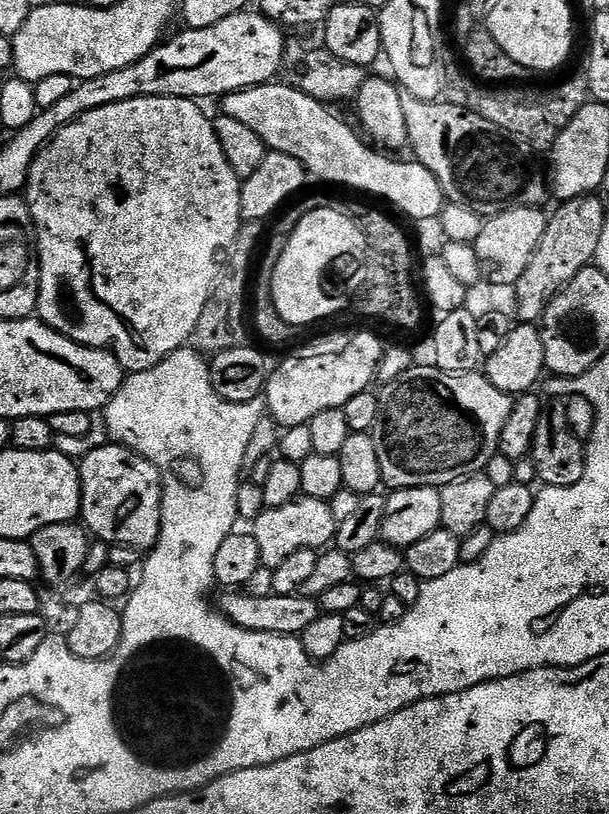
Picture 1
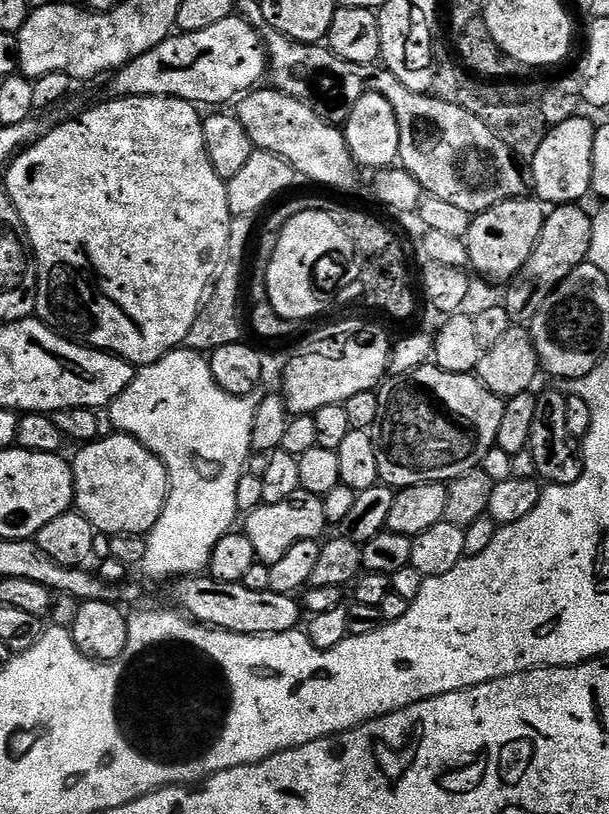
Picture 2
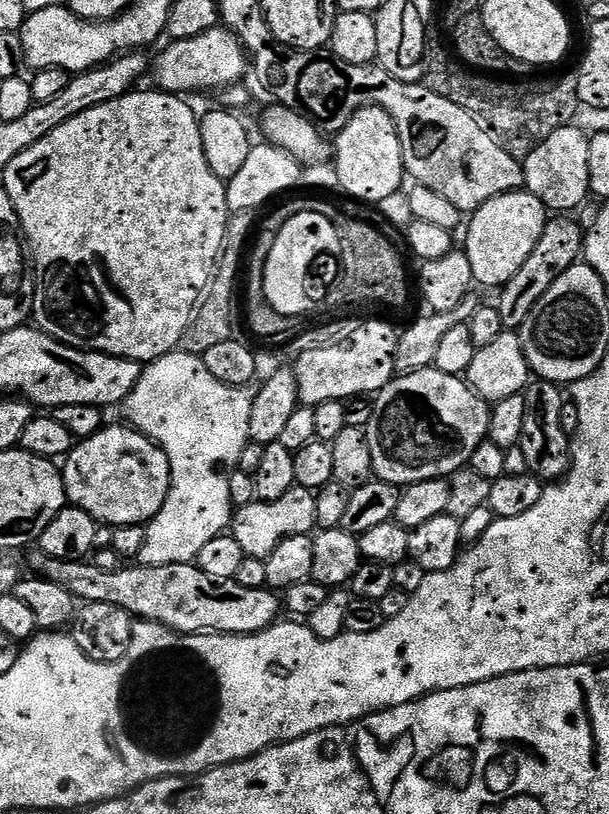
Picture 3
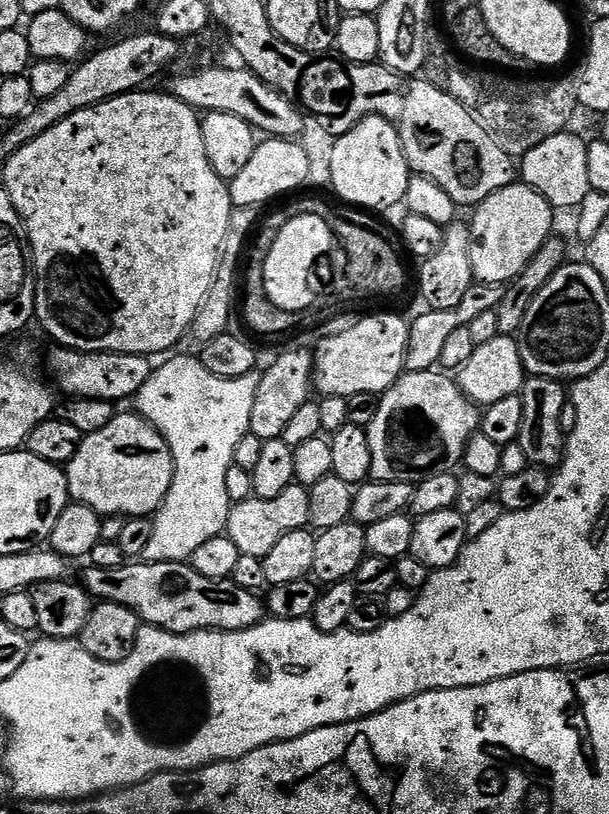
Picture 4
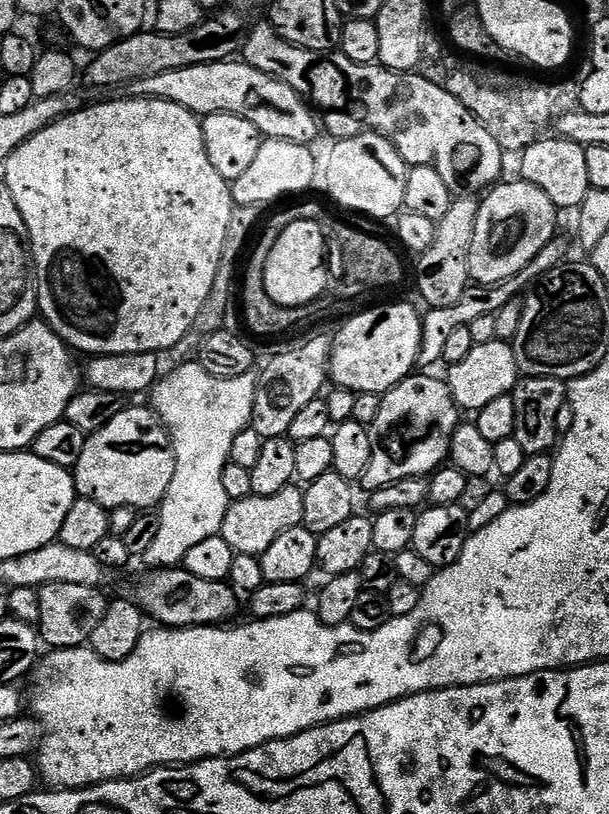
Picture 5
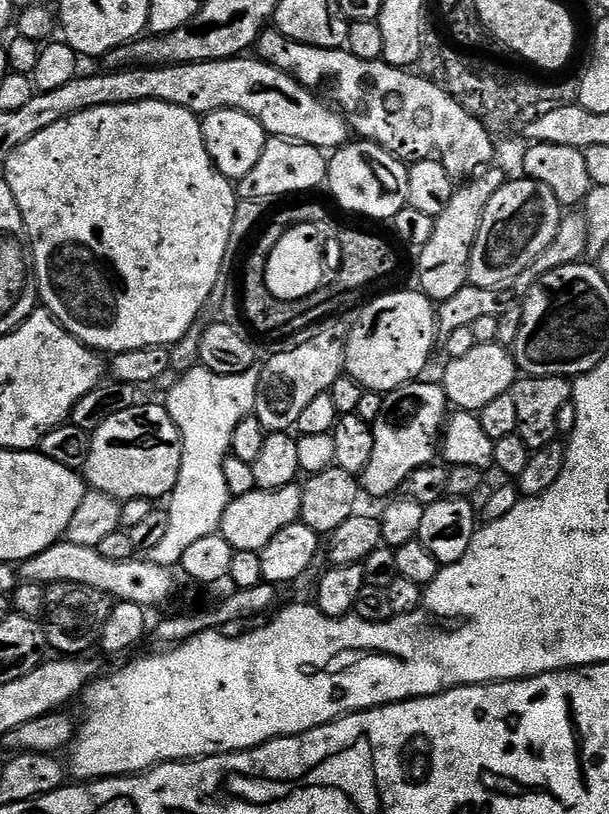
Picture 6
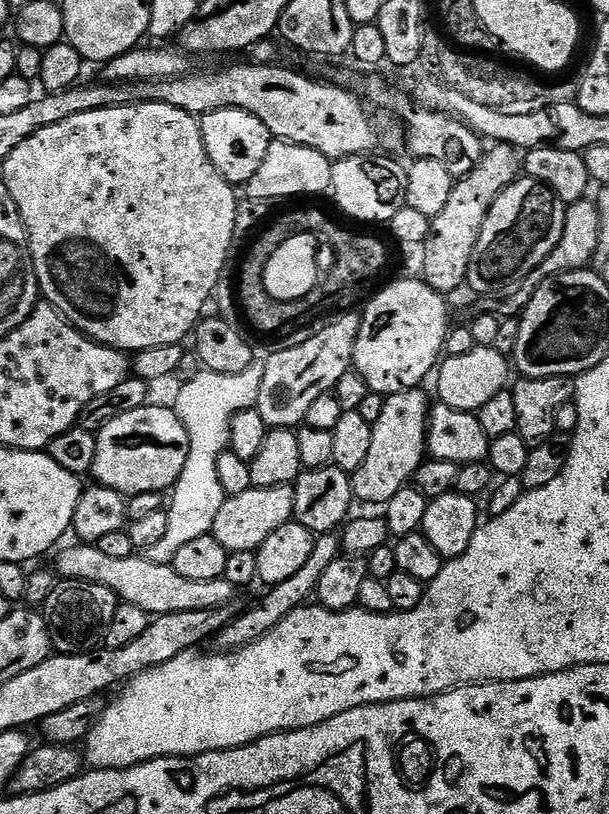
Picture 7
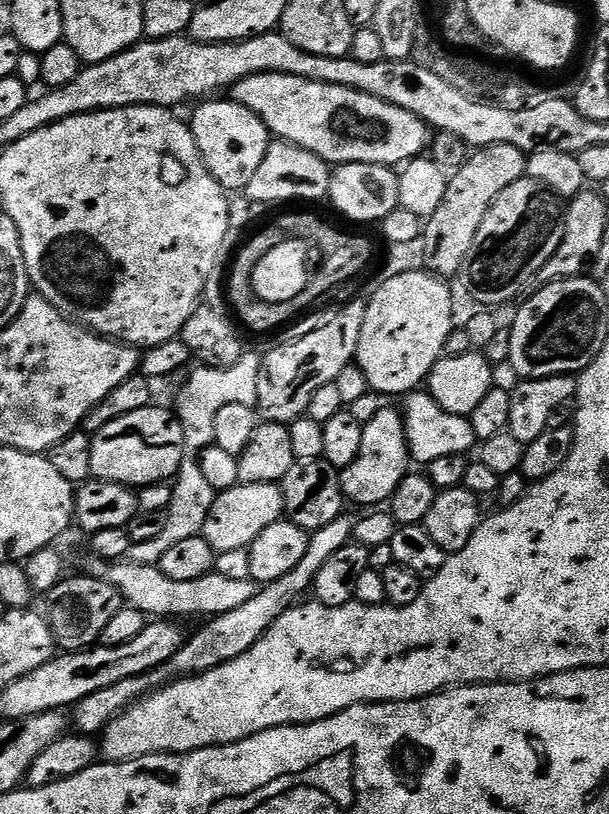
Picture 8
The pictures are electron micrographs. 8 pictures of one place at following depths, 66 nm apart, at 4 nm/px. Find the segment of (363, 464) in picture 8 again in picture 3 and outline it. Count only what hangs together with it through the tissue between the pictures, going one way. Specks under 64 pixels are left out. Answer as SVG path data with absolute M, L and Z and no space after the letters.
M434 366L397 375L381 392L375 393L372 417L366 429L370 454L374 458L372 470L375 479L407 486L426 482L430 478L451 478L459 468L471 465L474 450L478 450L478 446L488 439L491 417L489 401L478 395L468 385L467 379L442 374L442 370Z

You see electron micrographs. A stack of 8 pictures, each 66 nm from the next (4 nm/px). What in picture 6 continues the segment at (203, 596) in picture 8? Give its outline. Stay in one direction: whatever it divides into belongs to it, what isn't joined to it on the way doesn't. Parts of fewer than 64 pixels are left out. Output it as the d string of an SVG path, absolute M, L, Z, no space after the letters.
M67 538L59 544L42 550L42 554L34 554L34 558L23 561L18 568L21 581L30 584L77 584L90 586L90 590L98 590L113 601L125 600L142 606L145 610L153 610L164 604L176 592L176 580L172 577L173 569L163 564L155 564L151 558L133 558L126 562L110 562L110 558L102 558L96 548L90 546L74 546Z

